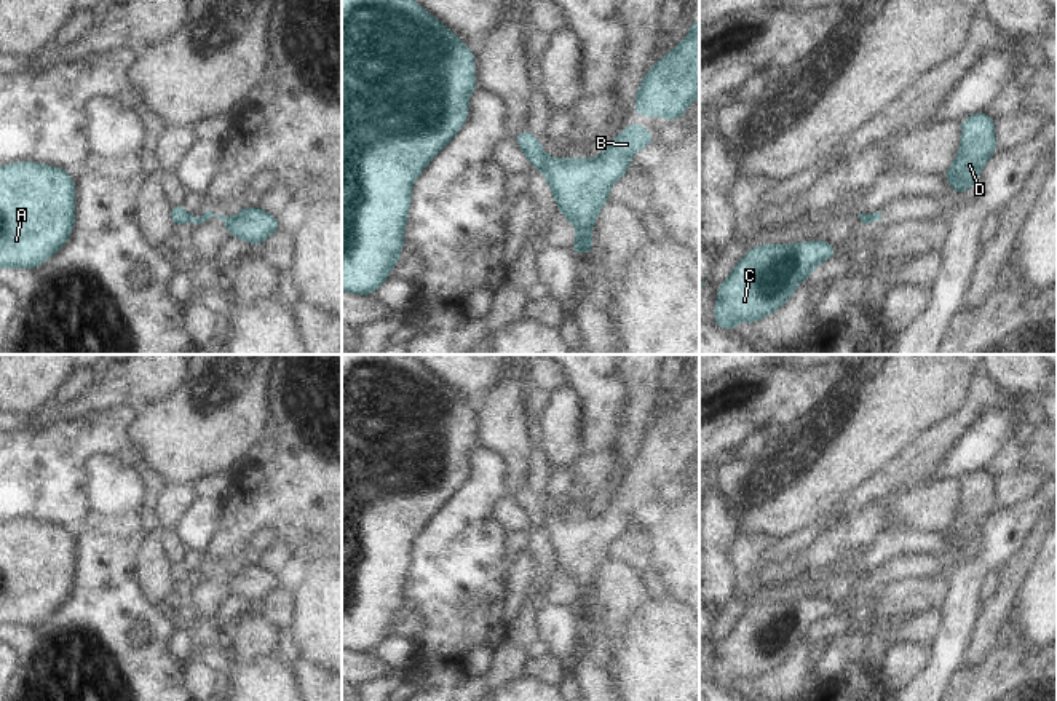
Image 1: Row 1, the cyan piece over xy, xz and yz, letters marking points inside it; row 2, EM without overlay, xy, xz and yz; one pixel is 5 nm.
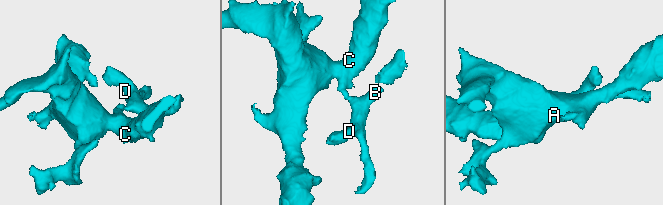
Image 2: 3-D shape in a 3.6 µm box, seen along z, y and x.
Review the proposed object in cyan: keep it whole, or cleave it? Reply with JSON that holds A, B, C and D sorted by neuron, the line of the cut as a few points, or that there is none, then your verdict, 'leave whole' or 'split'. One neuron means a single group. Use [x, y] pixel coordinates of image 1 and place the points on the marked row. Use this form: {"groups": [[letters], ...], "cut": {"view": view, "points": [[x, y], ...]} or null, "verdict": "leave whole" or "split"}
{"groups": [["A", "C"], ["B", "D"]], "cut": {"view": "xz", "points": [[545, 157], [540, 168]]}, "verdict": "split"}

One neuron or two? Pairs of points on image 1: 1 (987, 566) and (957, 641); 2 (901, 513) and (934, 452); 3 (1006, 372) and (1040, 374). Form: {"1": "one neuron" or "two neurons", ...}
{"1": "one neuron", "2": "two neurons", "3": "one neuron"}

